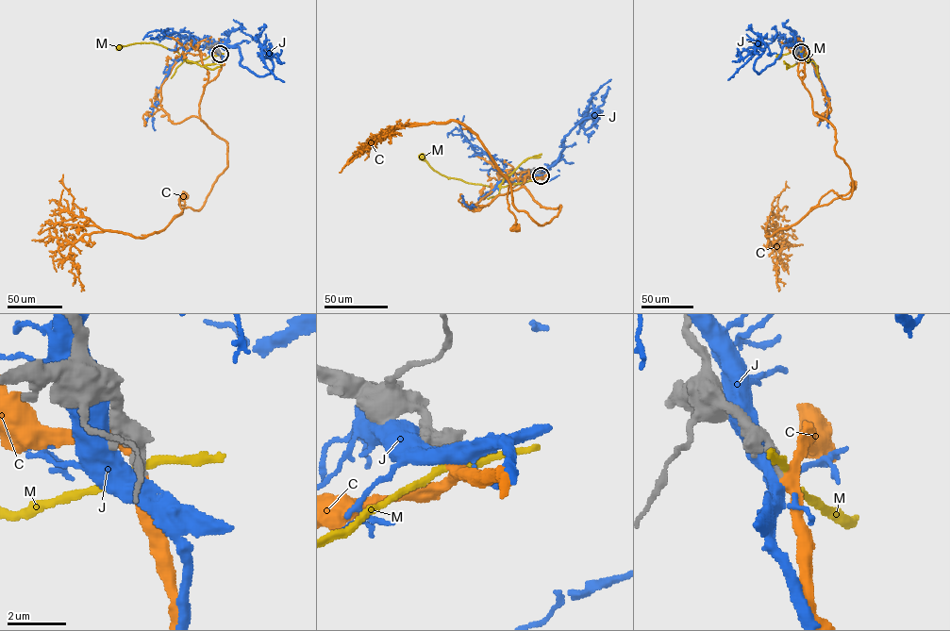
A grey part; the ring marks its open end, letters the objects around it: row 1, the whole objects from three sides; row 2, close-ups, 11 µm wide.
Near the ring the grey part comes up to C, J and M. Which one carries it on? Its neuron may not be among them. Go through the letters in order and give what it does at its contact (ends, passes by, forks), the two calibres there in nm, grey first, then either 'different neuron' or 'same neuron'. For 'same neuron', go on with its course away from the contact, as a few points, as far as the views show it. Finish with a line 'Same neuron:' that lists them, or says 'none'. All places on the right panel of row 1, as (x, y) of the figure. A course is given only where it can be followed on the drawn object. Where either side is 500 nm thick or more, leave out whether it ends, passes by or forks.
C: it passes by; 320 nm thick on the grey side, 400 nm on the other; same neuron; it runs (801, 52), (812, 113), (834, 126), (853, 186), (848, 197), (816, 206), (853, 185)
J: 320 nm thick on the grey side, 550 nm on the other; different neuron
M: it passes by; 320 nm thick on the grey side, 260 nm on the other; different neuron
Same neuron: C

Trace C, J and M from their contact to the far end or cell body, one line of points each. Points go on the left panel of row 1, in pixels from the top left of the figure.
C: (220, 54), (199, 113), (226, 142), (227, 166), (199, 209), (180, 214), (185, 195)
J: (220, 54), (222, 45), (238, 47), (240, 64), (264, 75), (273, 64), (260, 44), (266, 68), (284, 82)
M: (220, 54), (190, 63), (177, 52), (151, 42), (119, 47)

